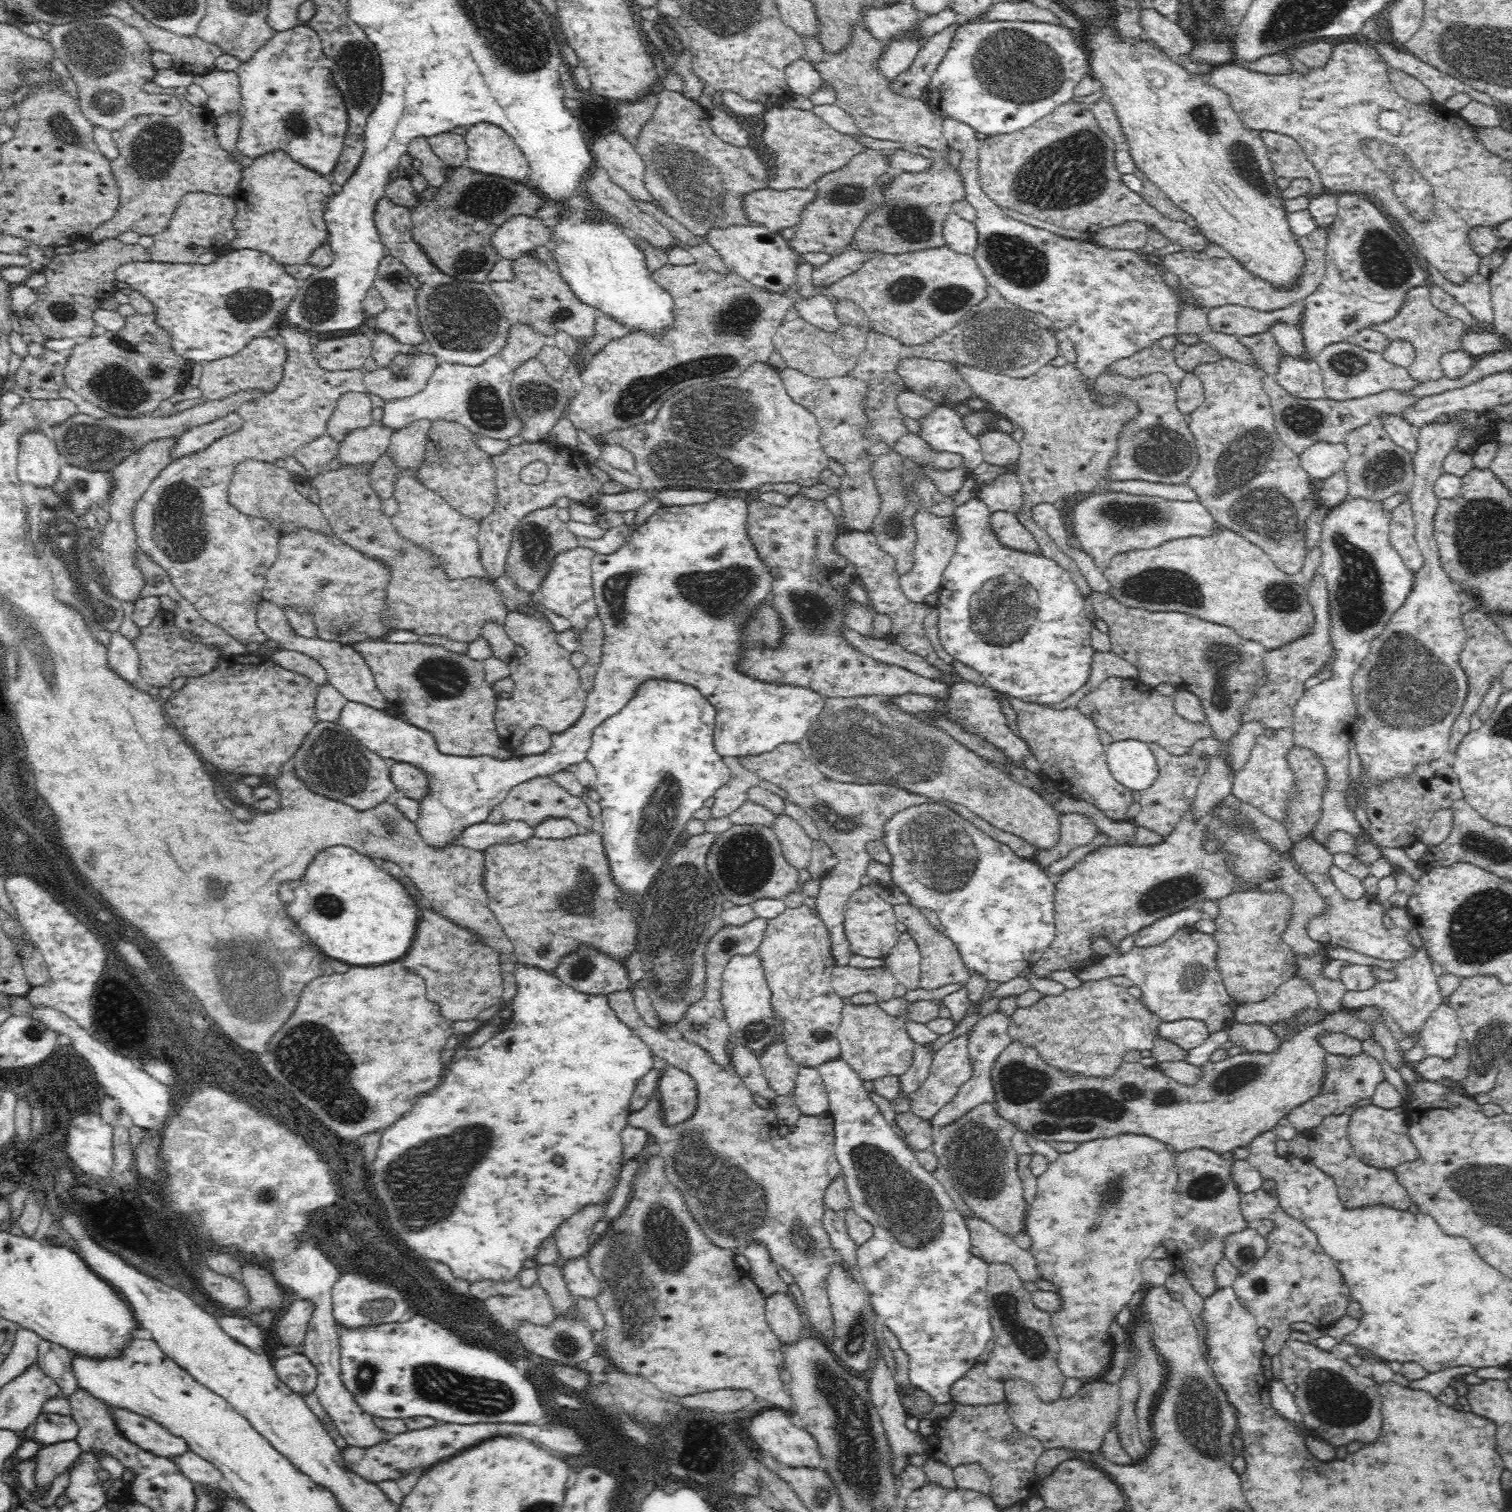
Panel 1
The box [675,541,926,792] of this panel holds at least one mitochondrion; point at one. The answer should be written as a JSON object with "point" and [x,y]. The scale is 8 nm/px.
{"point":[811,611]}

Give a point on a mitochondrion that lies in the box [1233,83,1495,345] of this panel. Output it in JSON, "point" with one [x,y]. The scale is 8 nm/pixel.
{"point":[1424,197]}

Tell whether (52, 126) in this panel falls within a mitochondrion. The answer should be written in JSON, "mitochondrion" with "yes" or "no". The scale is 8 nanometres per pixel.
{"mitochondrion":"yes"}

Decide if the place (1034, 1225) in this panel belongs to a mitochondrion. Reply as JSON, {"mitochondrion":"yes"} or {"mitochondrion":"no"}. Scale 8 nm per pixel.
{"mitochondrion":"no"}

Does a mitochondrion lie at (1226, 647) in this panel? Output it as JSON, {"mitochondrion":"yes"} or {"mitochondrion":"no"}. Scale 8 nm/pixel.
{"mitochondrion":"yes"}

